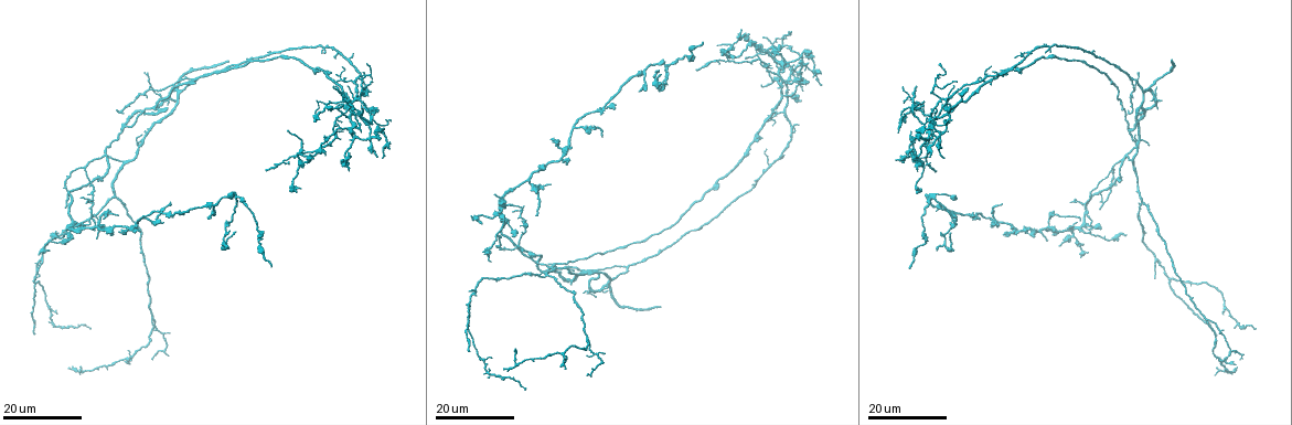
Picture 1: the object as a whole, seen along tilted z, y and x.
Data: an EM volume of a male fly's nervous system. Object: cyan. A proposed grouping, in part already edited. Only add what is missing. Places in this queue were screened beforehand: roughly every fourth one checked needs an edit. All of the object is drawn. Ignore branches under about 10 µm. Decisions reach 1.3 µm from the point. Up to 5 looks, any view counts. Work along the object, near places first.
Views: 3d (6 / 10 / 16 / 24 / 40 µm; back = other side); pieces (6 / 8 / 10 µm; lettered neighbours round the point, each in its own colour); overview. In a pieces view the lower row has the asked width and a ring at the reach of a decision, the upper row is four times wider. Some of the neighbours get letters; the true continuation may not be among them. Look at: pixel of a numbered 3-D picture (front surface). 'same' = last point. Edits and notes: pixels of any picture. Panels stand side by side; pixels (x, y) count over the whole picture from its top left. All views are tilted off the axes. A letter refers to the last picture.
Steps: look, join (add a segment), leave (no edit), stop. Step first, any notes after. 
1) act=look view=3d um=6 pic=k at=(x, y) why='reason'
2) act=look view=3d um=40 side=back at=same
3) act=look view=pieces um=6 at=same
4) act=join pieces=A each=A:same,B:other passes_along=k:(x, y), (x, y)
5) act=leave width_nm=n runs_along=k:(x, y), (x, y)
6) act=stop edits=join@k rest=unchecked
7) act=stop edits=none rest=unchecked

act=look view=3d um=24 pic=1 at=(468, 352) why='long arm stops here'

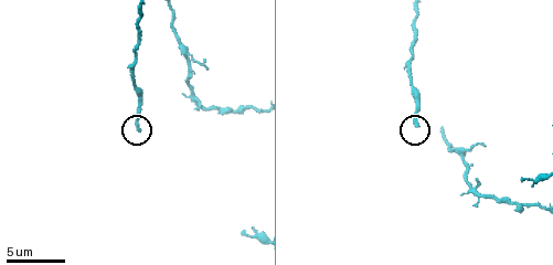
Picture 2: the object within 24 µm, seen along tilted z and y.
act=look view=pieces um=6 pic=2 at=(138, 128)

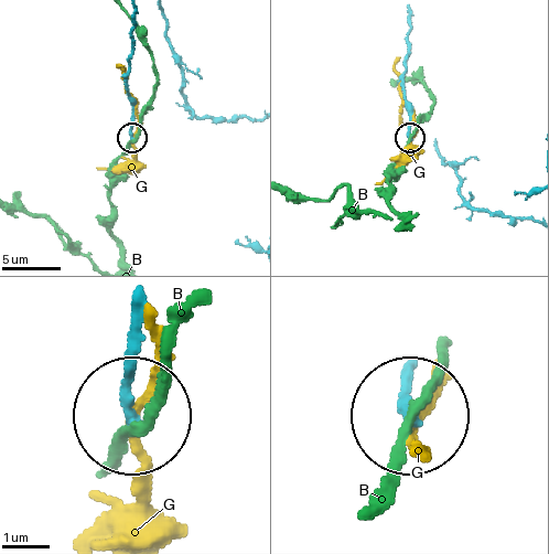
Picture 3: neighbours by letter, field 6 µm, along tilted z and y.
act=leave width_nm=210 each=B:other,G:other runs_along=3:(130, 318), (130, 409) found='no lettered segment goes on from it'

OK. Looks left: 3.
act=look view=3d um=16 pic=1 at=(471, 291) why='an open end'

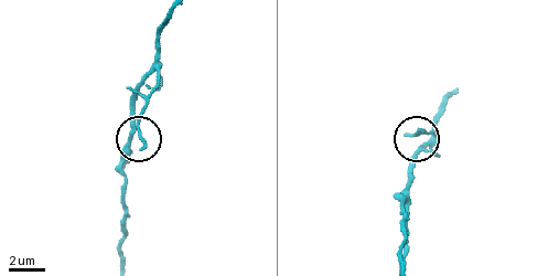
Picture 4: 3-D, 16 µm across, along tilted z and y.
act=look view=pieces um=10 pic=4 at=(144, 149)

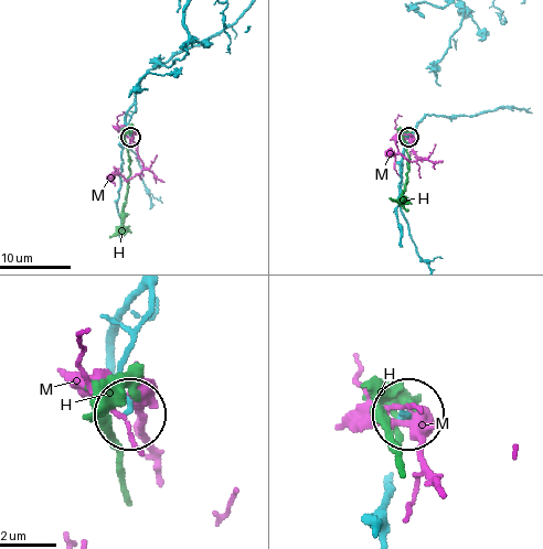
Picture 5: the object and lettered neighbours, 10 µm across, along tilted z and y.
act=leave width_nm=180 each=H:other,M:other runs_along=5:(151, 295), (149, 318), (124, 367), (128, 408) found='none of them fits'

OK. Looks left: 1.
act=stop edits=none rest=unchecked

